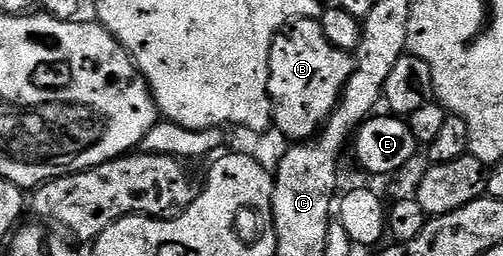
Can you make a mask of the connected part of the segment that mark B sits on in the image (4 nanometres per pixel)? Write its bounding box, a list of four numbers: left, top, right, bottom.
[268,19,354,142]

